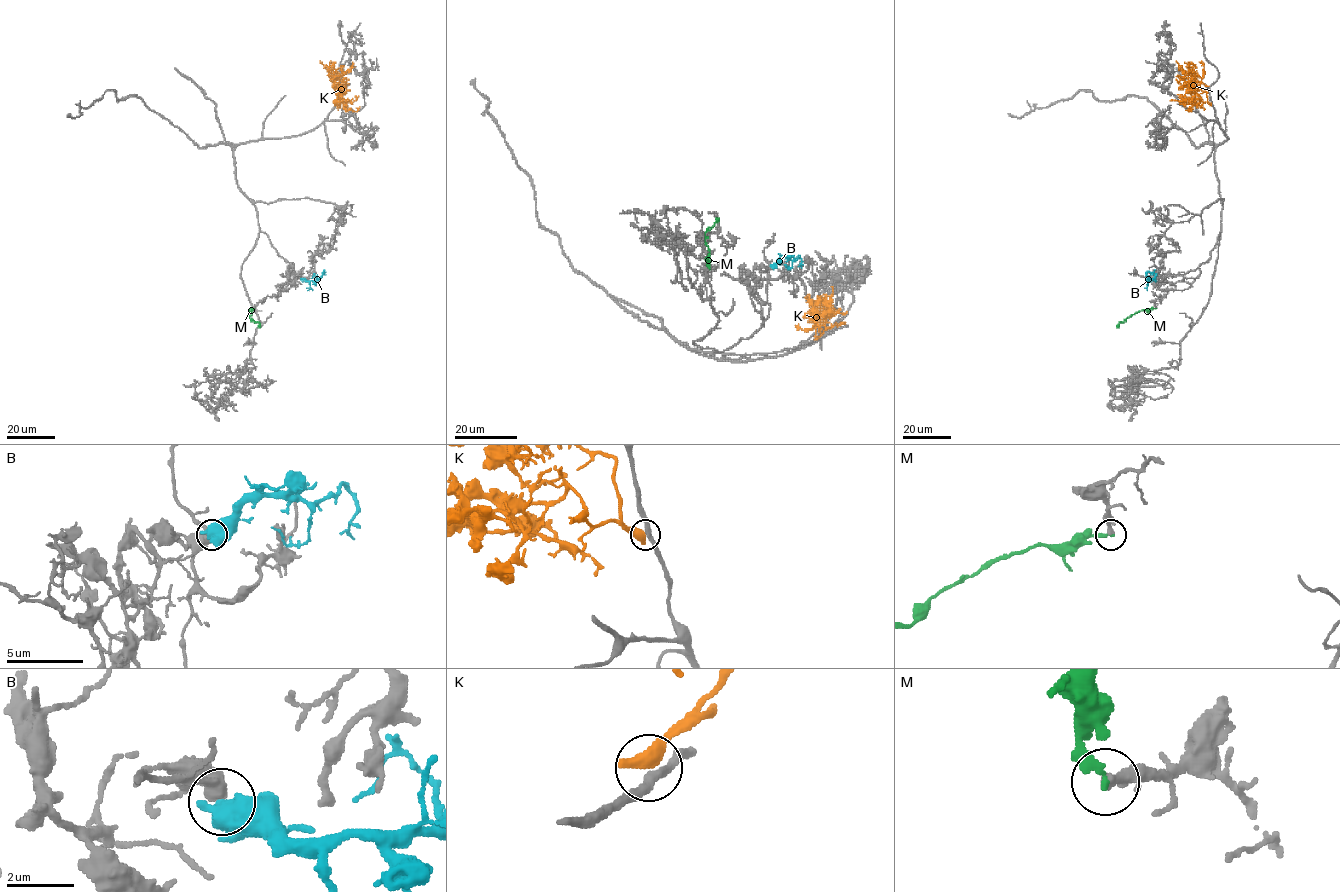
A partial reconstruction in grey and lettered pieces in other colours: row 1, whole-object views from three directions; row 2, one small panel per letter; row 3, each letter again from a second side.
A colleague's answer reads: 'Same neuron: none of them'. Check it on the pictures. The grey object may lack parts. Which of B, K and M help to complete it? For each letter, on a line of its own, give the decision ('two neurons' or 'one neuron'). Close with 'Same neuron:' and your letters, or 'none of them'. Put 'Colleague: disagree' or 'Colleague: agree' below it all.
B: two neurons
K: two neurons
M: two neurons
Same neuron: none of them
Colleague: agree

